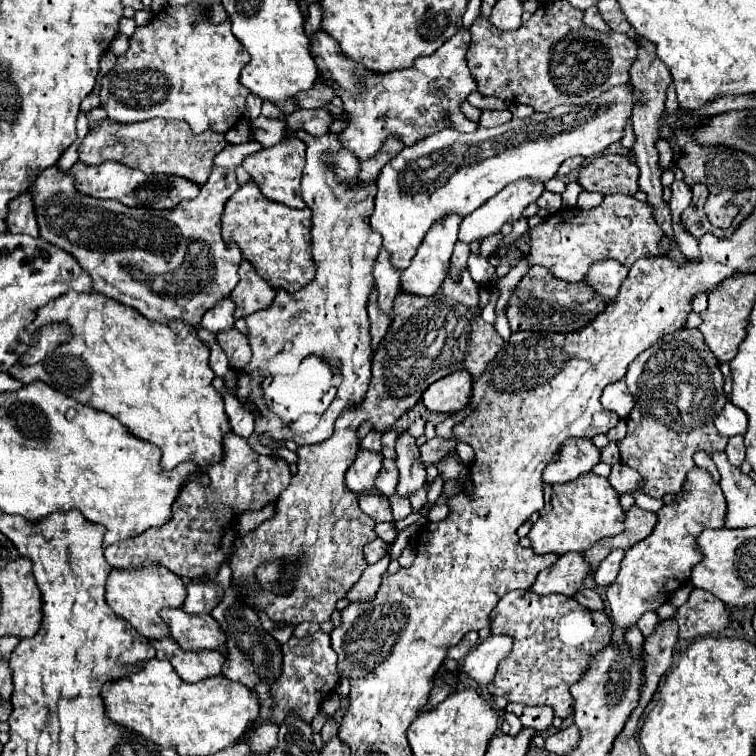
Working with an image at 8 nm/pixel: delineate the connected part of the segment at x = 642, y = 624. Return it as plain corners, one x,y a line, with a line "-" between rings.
647,611
647,613
637,621
637,627
641,629
641,633
643,633
645,637
649,637
651,633
655,633
657,625
659,625
659,617
655,615
655,611

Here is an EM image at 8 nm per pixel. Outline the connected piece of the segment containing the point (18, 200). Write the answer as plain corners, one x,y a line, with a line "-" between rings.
23,191
21,197
15,197
11,201
9,217
7,217
7,231
39,237
39,225
35,217
35,207
31,205
31,193

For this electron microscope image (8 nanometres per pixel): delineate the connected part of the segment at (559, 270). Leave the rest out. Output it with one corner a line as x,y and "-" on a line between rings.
607,195
603,199
603,203
595,209
583,211
577,207
569,207
569,209
561,209
557,215
545,217
539,225
529,229
529,253
521,251
521,259
519,261
527,261
529,265
543,265
547,267
557,279
563,281
583,281
583,277
589,271
589,265
597,259
617,259
621,261
625,267
631,267
637,259
645,257
645,255
659,255
659,241
661,241
663,231
659,229
659,225
655,225
655,217
651,217
651,207
647,205
647,201
637,201
635,197
627,197
627,195

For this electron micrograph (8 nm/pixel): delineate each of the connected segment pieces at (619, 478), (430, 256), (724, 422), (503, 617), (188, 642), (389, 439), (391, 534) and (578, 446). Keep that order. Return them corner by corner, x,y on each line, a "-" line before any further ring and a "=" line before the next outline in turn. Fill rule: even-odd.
621,463
613,465
613,471
609,475
609,483
617,489
617,493
629,493
637,491
637,483
641,481
639,473
635,473
629,467
621,467
=
449,215
449,217
433,223
433,227
427,231
425,239
421,241
411,265
405,271
401,271
401,291
403,293
411,293
411,295
419,295
419,297
433,297
441,291
441,285
447,277
449,259
451,259
455,241
457,241
459,223
461,223
461,217
457,217
457,215
=
727,401
719,417
715,419
715,427
725,437
743,435
747,431
747,415
739,407
735,407
731,401
=
509,591
491,613
491,633
513,633
513,651
507,659
503,659
497,667
495,679
489,687
491,695
501,695
507,701
523,703
523,705
549,705
553,707
555,715
565,719
573,713
573,697
571,685
583,677
587,665
595,659
599,651
603,651
611,643
611,619
605,611
587,611
583,609
573,597
567,595
535,595
527,591
=
163,609
163,621
171,627
171,637
183,651
219,649
225,645
225,633
211,615
189,615
183,609
=
389,429
385,435
383,435
383,455
385,457
391,457
391,459
395,459
395,441
399,439
399,433
401,431
397,431
397,429
=
385,521
385,523
377,523
375,525
375,533
377,537
381,537
387,543
393,543
397,537
397,529
395,529
395,521
=
569,439
555,463
549,463
543,481
545,483
569,483
583,473
589,473
599,463
599,449
589,439

